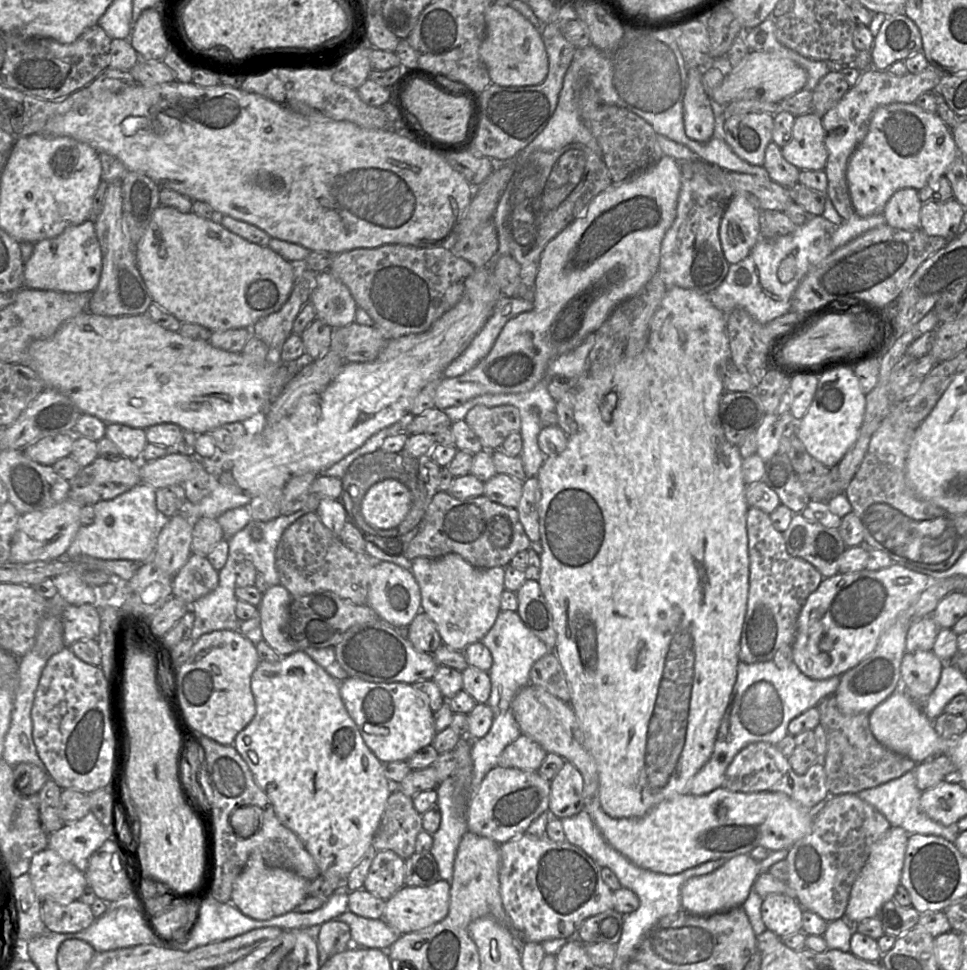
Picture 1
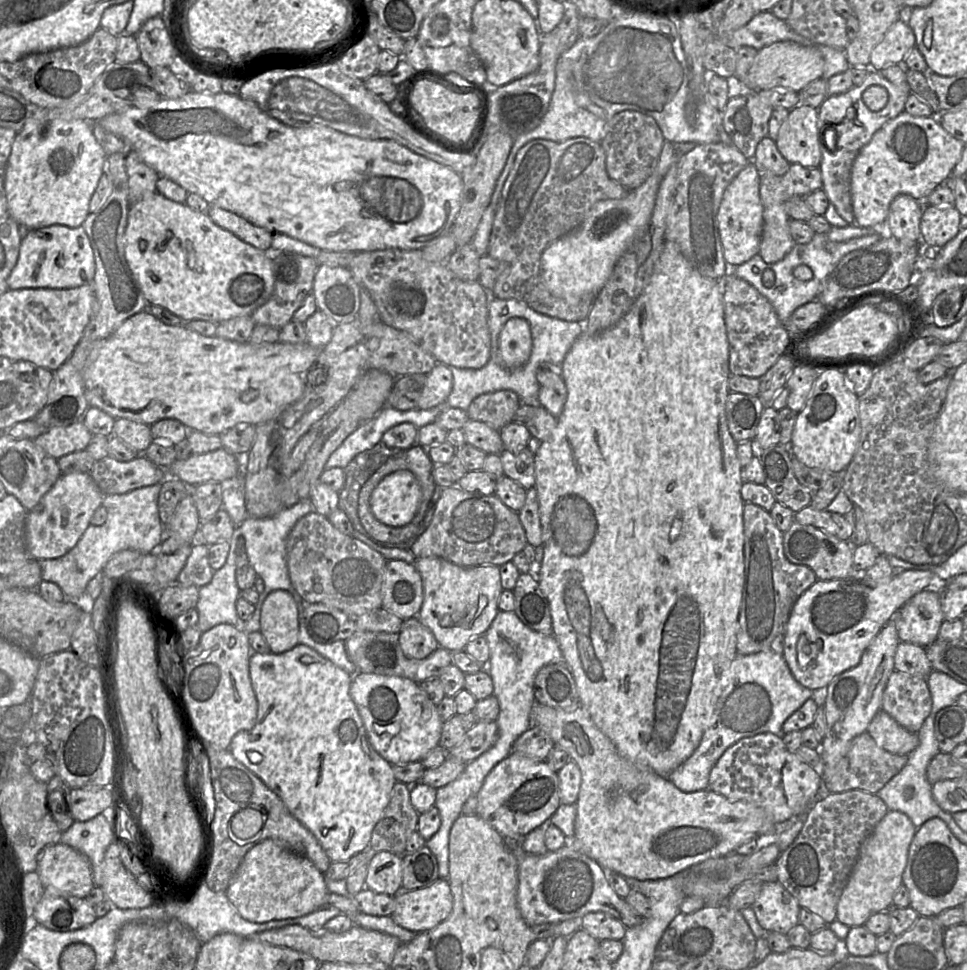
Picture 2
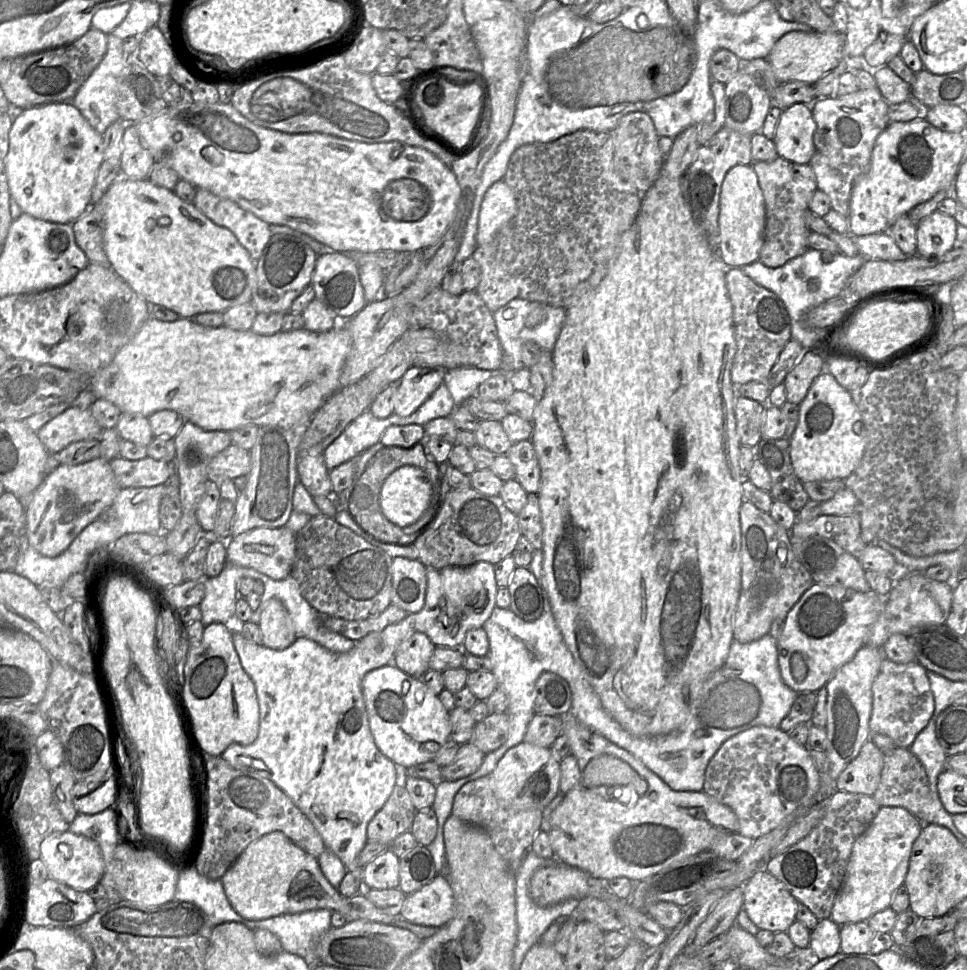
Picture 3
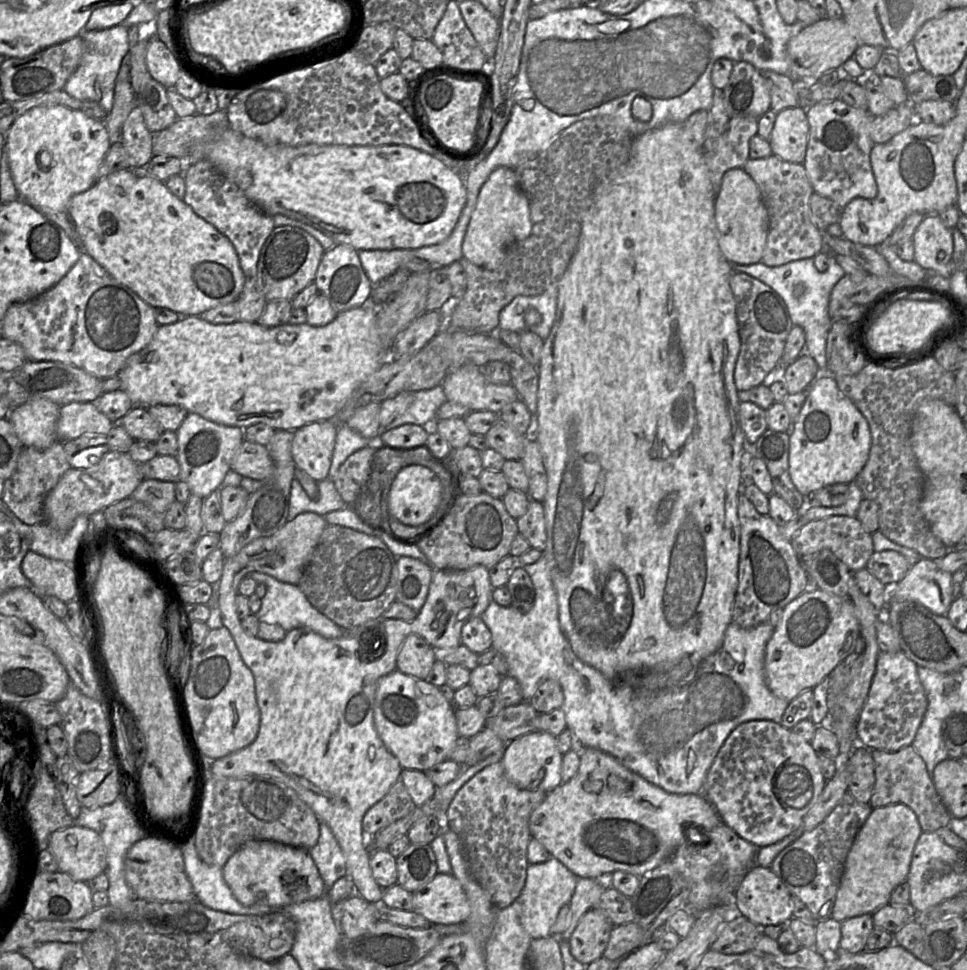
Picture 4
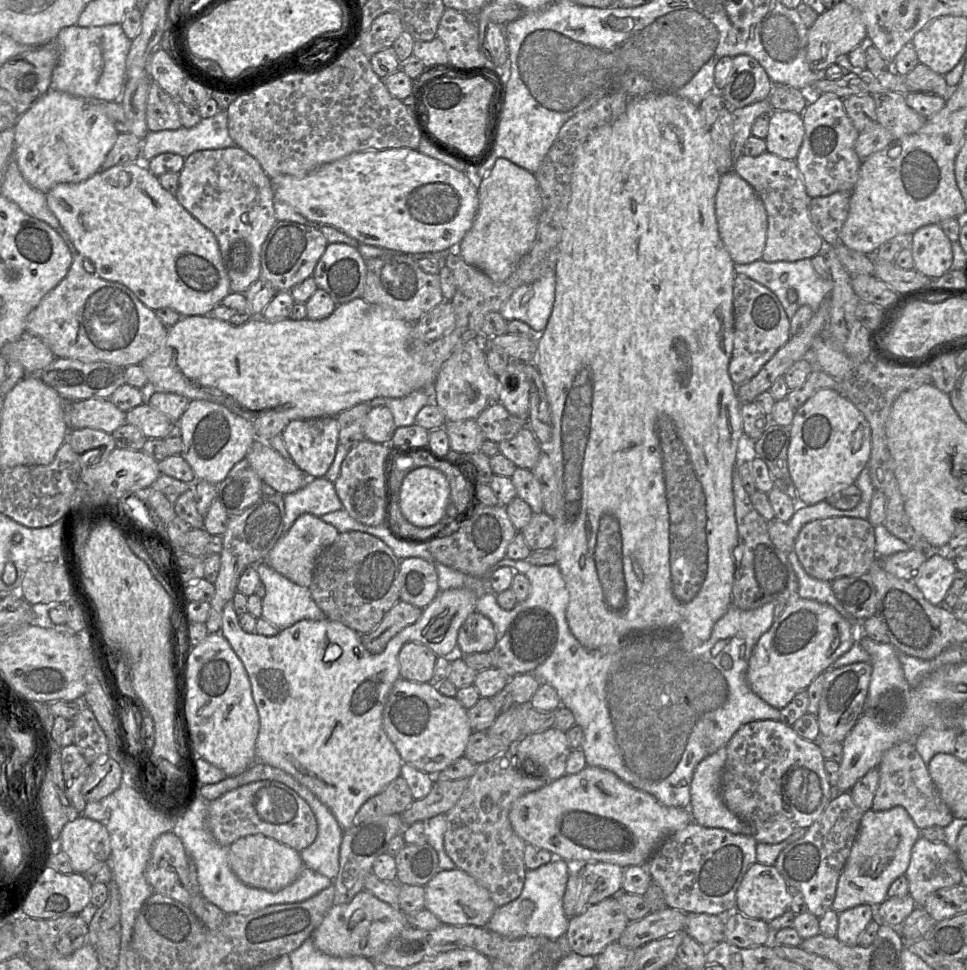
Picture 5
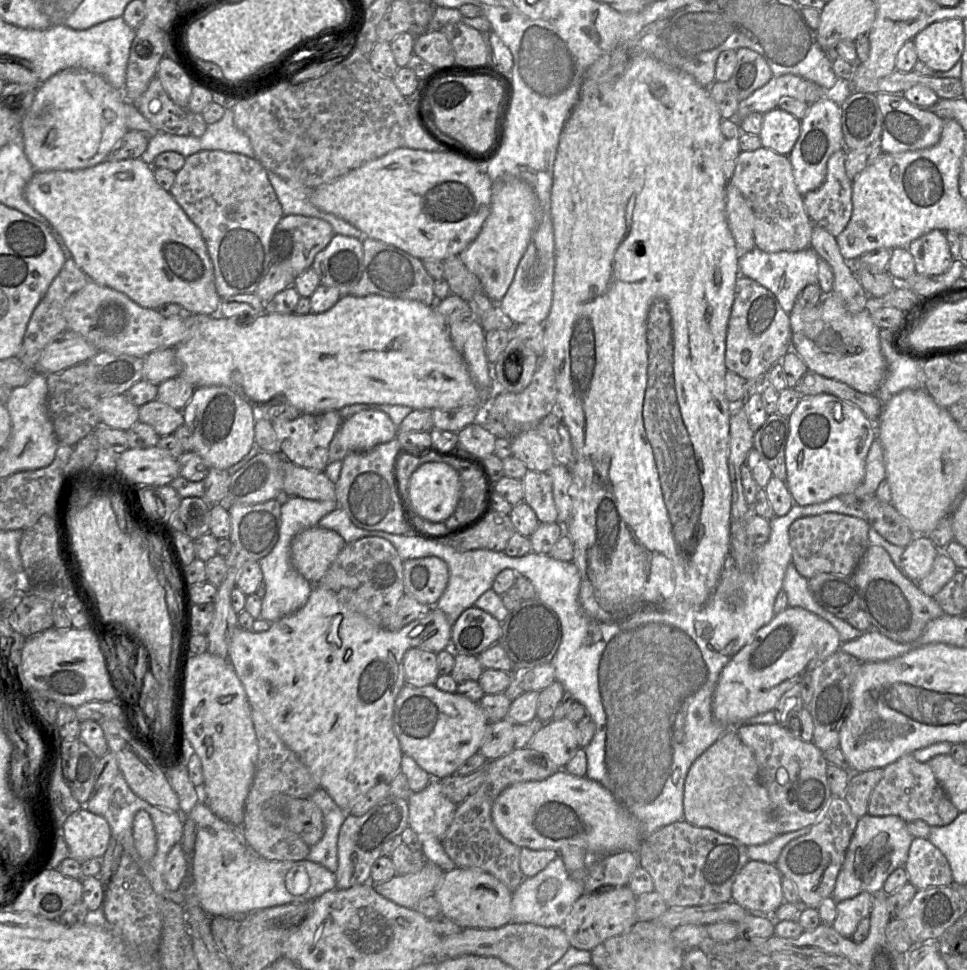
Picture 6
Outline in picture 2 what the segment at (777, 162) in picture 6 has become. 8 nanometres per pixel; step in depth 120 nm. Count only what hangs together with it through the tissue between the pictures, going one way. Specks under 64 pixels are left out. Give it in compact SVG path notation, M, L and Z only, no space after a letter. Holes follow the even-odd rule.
M790 164L789 170L782 176L775 175L769 171L760 172L763 228L759 254L766 263L780 261L791 251L795 244L789 229L790 217L784 208L785 201L792 196L805 197L815 190L822 189L822 186L822 175L819 167L803 167L800 164Z

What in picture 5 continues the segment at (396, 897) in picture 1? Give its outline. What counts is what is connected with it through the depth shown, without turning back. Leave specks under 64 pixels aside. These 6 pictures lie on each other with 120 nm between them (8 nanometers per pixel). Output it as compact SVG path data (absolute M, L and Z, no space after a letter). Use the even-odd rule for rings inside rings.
M458 868L439 870L424 888L425 909L432 912L444 925L485 927L498 908L487 889Z

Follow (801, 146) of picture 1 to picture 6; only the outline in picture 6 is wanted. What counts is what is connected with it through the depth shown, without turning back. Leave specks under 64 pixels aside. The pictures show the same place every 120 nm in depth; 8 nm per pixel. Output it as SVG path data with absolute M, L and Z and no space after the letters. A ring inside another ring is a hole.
M776 107L763 114L759 133L762 146L779 154L789 155L801 130L801 120Z

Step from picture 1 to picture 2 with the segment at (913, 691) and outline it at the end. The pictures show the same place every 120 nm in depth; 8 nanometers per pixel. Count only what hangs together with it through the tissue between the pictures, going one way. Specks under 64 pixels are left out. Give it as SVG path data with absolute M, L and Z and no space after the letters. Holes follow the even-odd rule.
M904 641L897 646L894 662L895 670L926 679L933 671L926 648Z

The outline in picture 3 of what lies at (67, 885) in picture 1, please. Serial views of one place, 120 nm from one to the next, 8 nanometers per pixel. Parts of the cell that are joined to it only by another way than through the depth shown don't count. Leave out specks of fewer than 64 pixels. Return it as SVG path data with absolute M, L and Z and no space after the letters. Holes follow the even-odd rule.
M71 831L54 832L40 846L40 859L46 865L49 878L75 890L88 892L105 873L105 863L99 845L92 839Z

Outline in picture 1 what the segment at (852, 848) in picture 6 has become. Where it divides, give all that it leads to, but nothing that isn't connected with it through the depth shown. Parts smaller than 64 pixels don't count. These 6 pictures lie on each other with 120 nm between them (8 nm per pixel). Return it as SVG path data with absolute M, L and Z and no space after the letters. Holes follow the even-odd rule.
M891 827L872 845L869 857L851 889L845 911L845 919L850 924L876 917L881 906L894 897L900 885L909 835L902 827Z

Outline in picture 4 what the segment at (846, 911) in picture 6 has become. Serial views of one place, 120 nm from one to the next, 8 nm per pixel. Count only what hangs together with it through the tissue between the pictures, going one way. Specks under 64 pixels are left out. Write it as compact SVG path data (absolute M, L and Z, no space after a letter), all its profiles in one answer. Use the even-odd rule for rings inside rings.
M872 914L846 919L841 922L840 949L857 954L866 950L866 942L874 929Z

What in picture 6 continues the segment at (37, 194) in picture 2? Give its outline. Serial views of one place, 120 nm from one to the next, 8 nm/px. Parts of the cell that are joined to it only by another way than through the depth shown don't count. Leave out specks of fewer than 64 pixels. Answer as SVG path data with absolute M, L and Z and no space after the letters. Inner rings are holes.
M77 68L56 73L38 85L33 103L22 118L21 138L28 161L35 172L80 170L103 162L128 131L125 107L122 90L113 87L99 74Z

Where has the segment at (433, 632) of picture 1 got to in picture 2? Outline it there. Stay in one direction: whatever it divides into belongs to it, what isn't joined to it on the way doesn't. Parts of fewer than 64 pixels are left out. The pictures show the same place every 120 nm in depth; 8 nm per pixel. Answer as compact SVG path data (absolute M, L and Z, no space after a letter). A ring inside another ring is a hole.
M417 617L404 620L398 640L404 655L411 659L425 659L439 647L433 633Z

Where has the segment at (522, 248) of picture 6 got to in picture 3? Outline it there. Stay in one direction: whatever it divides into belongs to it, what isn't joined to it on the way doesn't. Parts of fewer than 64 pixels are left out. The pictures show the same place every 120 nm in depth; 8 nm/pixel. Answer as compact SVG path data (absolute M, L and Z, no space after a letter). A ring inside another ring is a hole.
M504 180L493 183L486 191L479 213L477 246L488 244L496 232L517 213L517 202Z

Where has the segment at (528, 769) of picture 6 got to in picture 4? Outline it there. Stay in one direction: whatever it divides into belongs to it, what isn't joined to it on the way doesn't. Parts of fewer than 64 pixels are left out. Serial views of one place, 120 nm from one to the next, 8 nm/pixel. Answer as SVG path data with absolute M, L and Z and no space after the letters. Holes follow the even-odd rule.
M498 761L485 767L463 784L443 818L445 828L459 836L470 873L488 893L496 909L504 909L511 905L525 885L529 865L527 846L531 839L529 818L532 811L545 799L547 793L549 792L519 789L508 780L502 762Z

